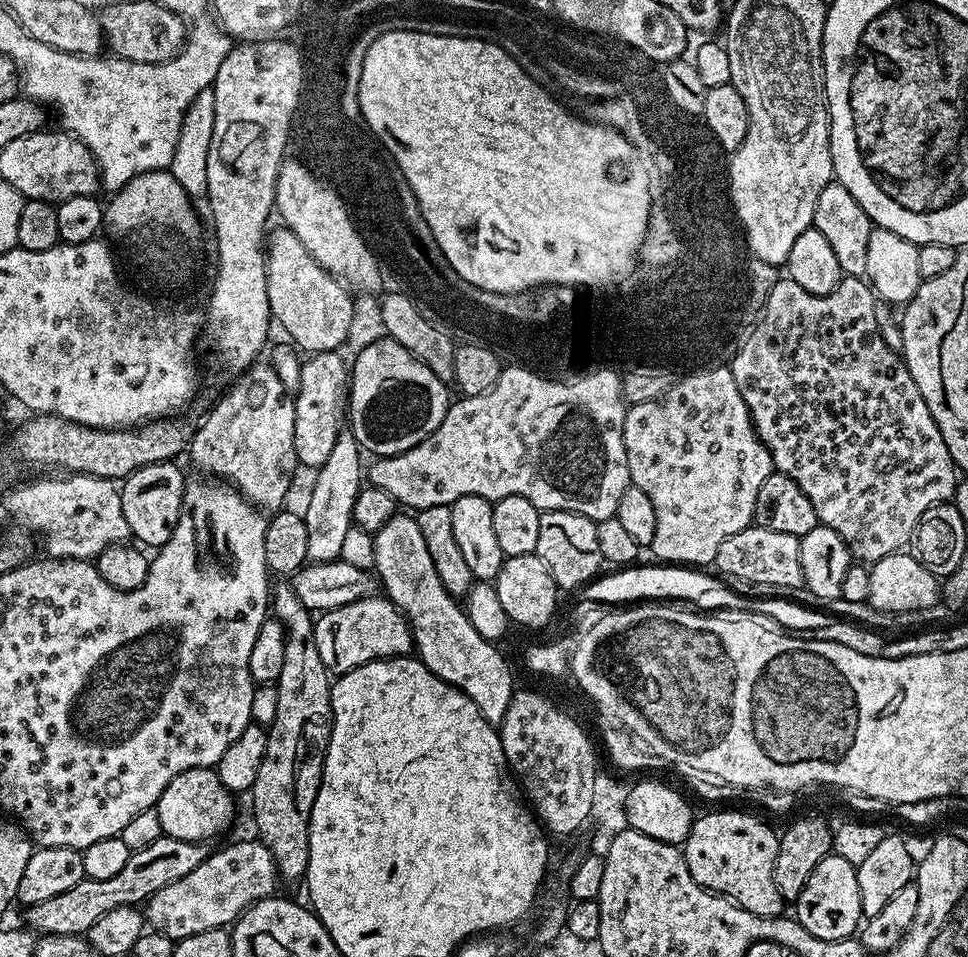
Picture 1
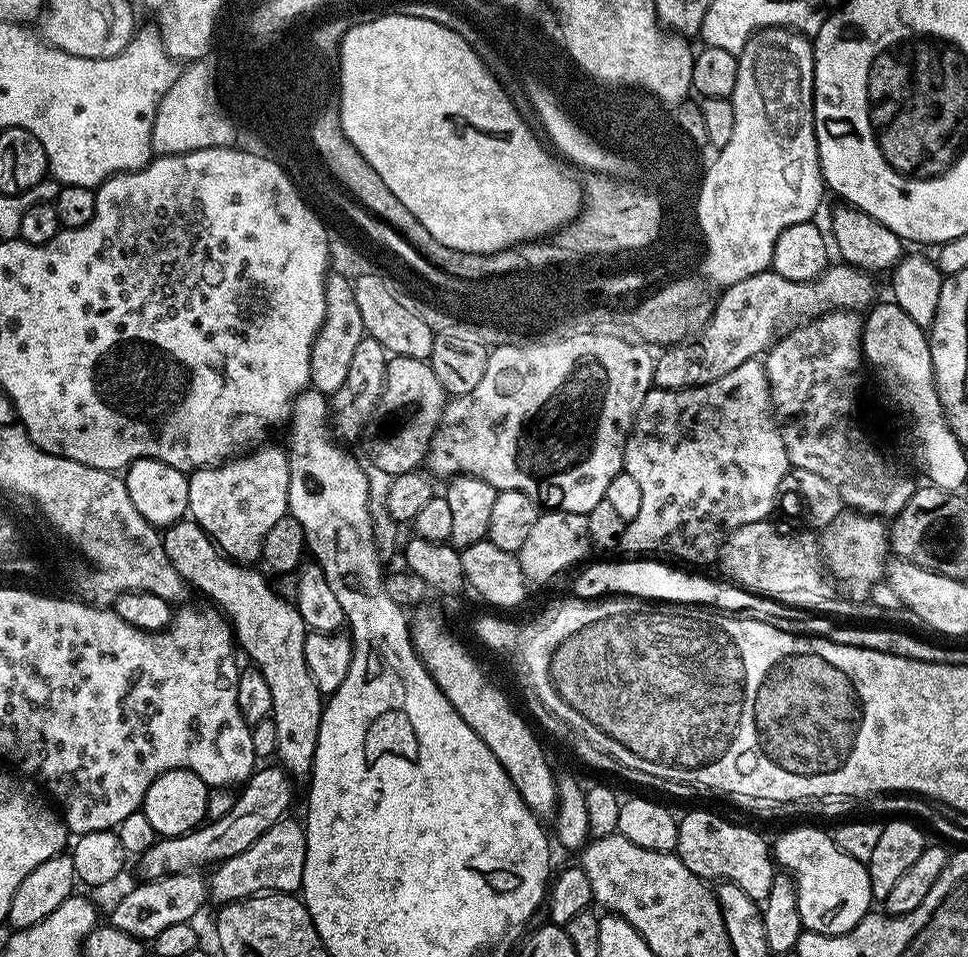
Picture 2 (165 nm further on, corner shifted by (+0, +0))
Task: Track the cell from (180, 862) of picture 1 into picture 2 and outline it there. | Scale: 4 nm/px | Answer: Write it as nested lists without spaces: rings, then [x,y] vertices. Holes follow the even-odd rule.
[[[279,766],[257,767],[239,789],[234,806],[230,806],[230,811],[222,814],[222,818],[208,820],[192,832],[181,836],[157,838],[154,846],[150,846],[150,850],[146,850],[135,861],[136,868],[140,871],[139,879],[147,882],[183,872],[204,870],[204,867],[207,869],[209,866],[218,865],[226,858],[234,858],[234,854],[242,854],[242,850],[258,842],[258,838],[262,838],[262,834],[266,834],[270,826],[274,826],[289,815],[288,807],[292,804],[292,787],[294,787],[294,781],[283,768]]]

